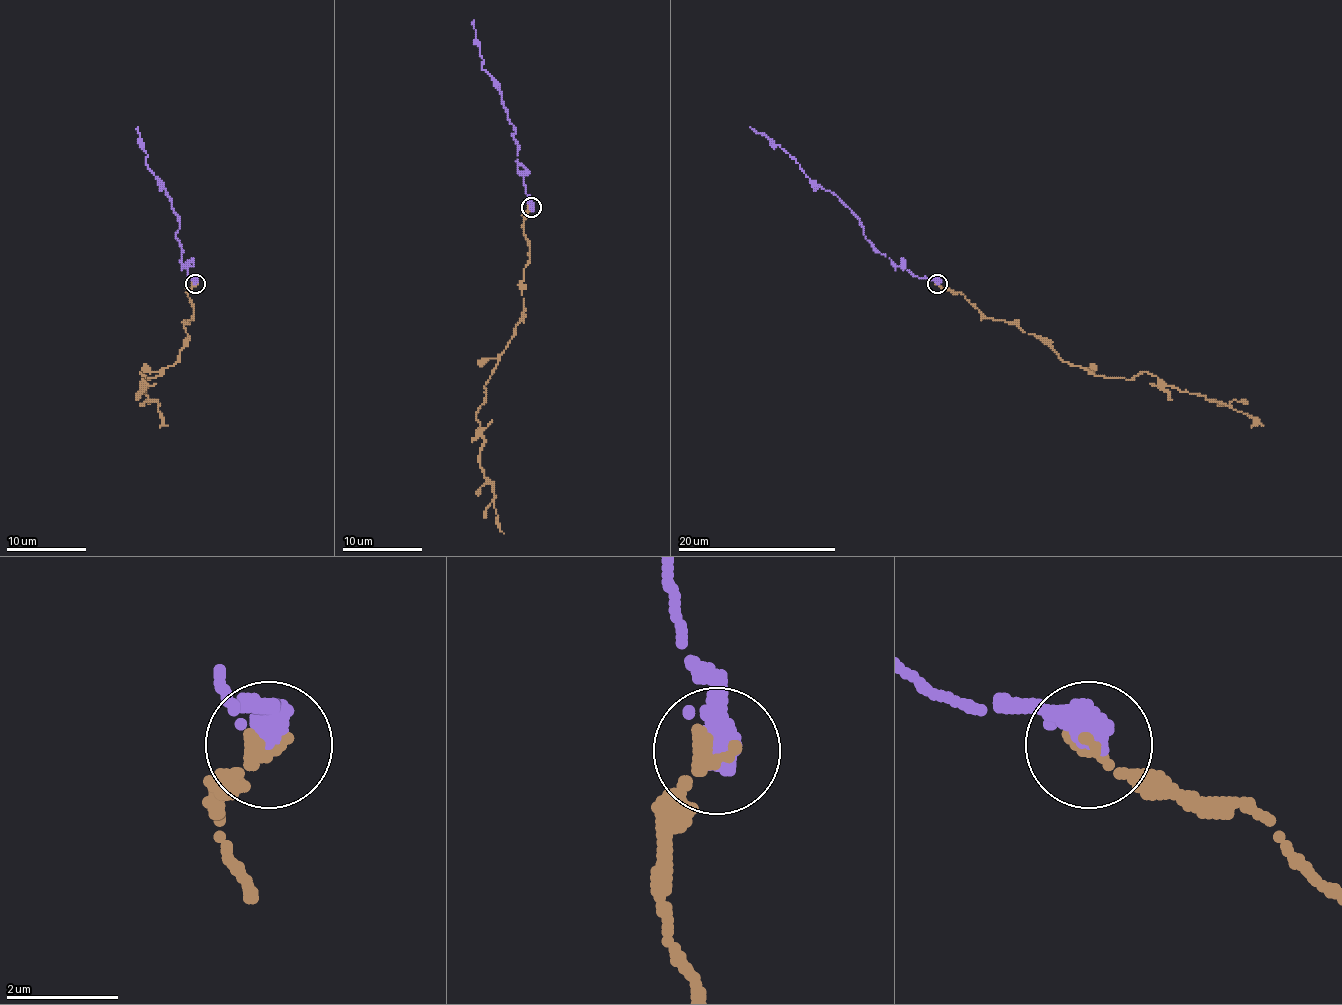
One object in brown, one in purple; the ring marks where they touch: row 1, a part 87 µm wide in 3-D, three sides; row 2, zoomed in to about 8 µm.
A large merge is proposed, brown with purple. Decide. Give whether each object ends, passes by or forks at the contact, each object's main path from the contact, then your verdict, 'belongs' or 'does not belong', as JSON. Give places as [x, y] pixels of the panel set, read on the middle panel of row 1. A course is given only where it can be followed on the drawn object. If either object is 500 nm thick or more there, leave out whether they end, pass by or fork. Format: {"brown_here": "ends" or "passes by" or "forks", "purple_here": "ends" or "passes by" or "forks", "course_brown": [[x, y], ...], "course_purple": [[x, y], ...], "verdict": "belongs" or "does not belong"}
{"brown_here": "ends", "purple_here": "passes by", "course_brown": [[529, 207], [523, 308], [476, 414], [484, 438], [480, 467], [503, 533]], "course_purple": [[531, 207], [517, 167], [517, 141], [511, 135], [515, 127], [500, 86], [482, 68], [474, 20]], "verdict": "belongs"}

